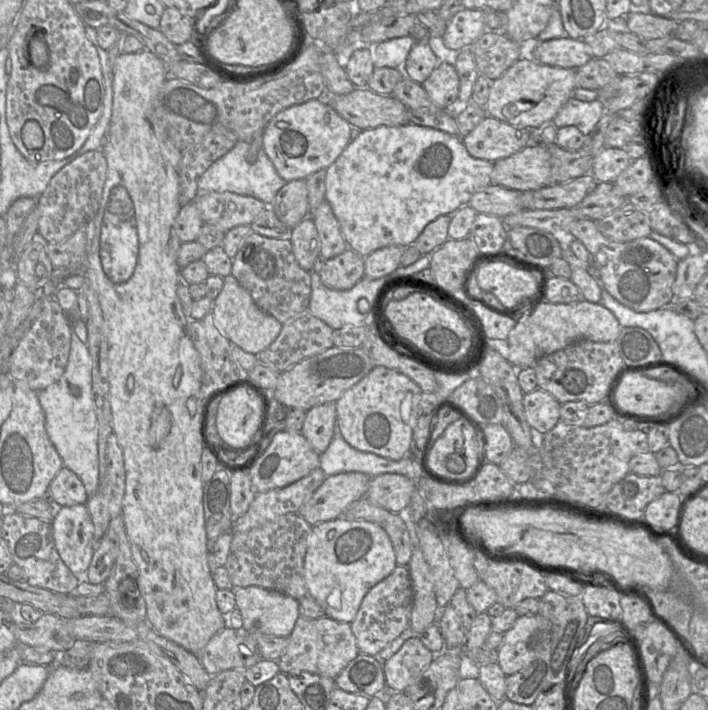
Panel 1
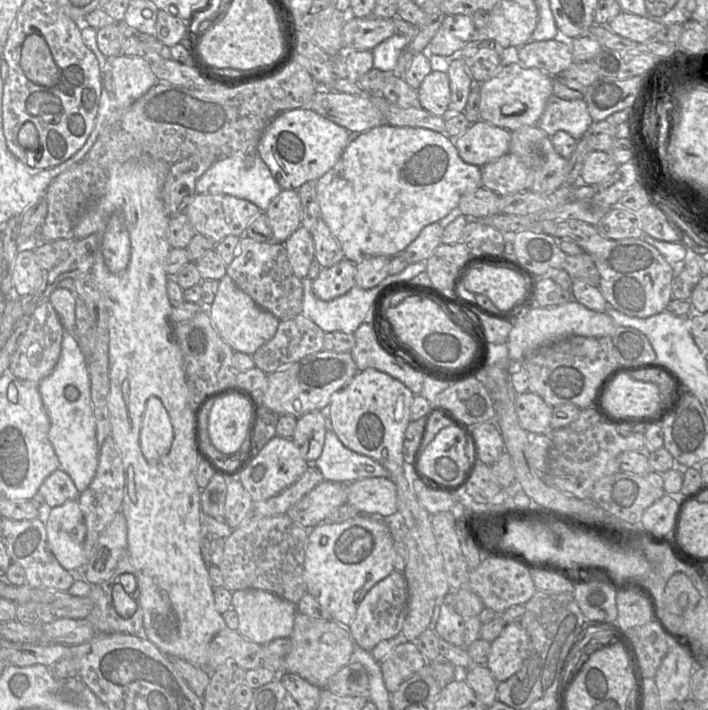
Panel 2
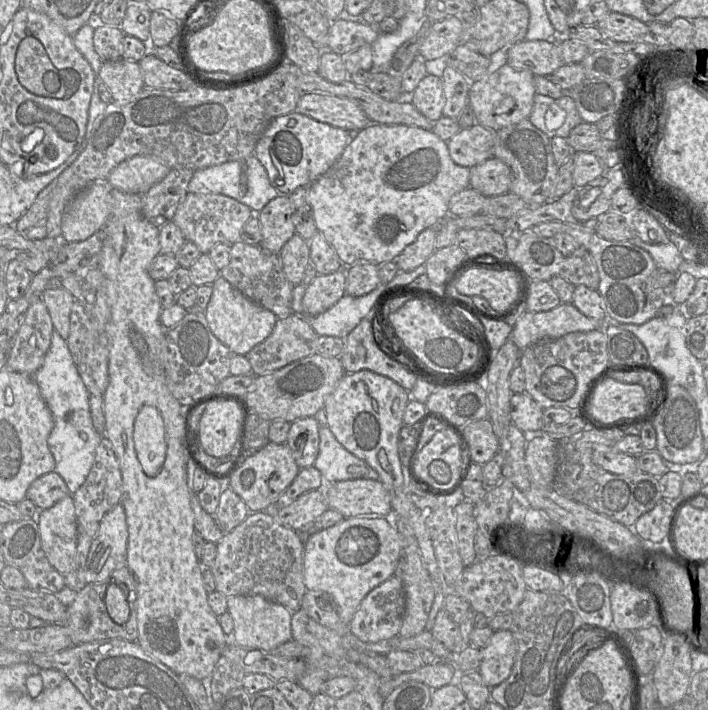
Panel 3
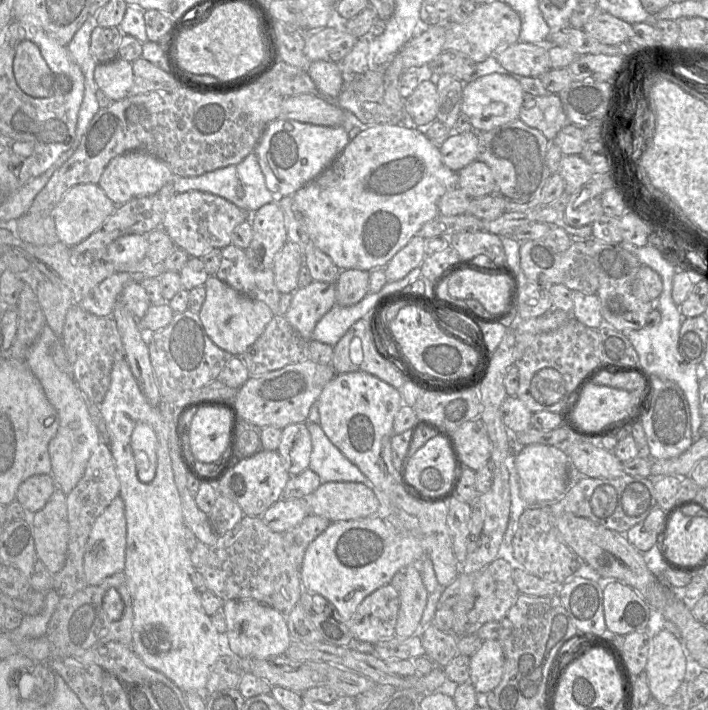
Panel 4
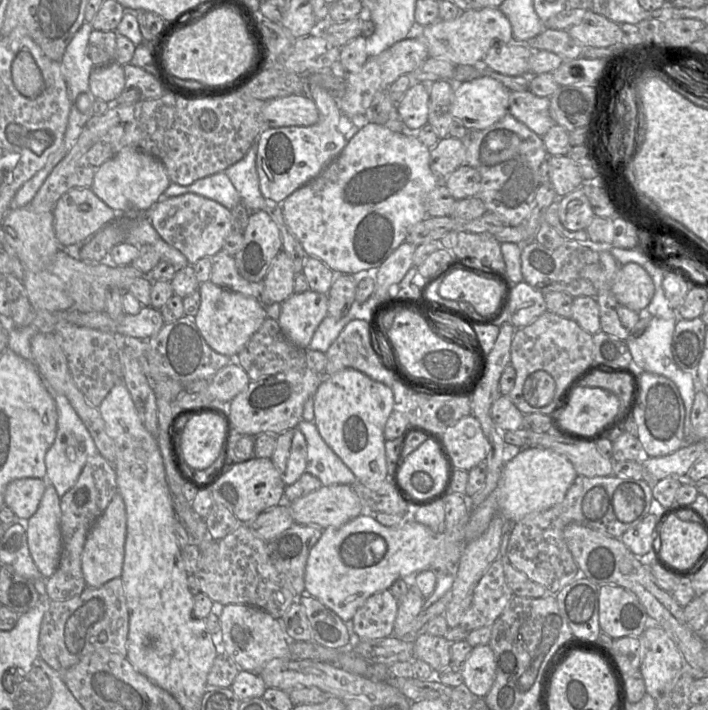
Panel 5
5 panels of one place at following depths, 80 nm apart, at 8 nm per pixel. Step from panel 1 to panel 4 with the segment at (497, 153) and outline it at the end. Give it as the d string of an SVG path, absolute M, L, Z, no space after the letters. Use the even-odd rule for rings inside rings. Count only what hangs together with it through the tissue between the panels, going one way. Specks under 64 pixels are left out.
M476 131L451 134L439 147L442 162L458 172L478 159L479 135Z

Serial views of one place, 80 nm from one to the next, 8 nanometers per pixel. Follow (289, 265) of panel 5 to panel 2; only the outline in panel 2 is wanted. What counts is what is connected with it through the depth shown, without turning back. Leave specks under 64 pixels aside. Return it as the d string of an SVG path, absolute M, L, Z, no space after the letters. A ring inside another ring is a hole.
M300 226L284 242L290 267L296 277L307 277L311 262L315 258L314 240L311 231Z

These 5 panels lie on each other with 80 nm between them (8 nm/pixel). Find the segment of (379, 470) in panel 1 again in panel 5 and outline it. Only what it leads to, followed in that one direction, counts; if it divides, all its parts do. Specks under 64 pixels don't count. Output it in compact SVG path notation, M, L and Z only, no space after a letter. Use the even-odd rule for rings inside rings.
M301 420L296 427L307 442L306 472L317 477L323 486L358 482L350 468L323 440L313 421Z

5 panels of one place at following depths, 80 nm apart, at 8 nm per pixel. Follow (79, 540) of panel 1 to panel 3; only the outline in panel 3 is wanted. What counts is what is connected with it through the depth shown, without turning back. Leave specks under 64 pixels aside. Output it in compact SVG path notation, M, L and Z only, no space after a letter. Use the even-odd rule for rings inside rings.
M72 495L39 511L36 517L45 556L50 565L65 576L74 566L78 538Z

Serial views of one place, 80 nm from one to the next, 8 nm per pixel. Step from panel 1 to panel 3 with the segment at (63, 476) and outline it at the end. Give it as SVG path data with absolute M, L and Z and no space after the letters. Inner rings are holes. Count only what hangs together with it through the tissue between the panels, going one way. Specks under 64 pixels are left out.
M55 471L34 480L26 492L26 498L39 510L48 509L69 495L66 483Z

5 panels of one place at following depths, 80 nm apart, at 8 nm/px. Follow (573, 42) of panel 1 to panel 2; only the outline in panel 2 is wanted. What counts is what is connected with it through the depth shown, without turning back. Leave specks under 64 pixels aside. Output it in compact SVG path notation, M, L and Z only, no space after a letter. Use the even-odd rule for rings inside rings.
M569 40L528 41L518 48L518 62L557 77L574 63Z

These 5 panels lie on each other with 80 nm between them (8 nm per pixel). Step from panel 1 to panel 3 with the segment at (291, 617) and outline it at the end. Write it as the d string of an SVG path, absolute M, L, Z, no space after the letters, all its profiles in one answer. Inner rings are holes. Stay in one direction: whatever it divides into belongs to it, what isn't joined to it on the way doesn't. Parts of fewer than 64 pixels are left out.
M236 595L227 598L227 612L234 622L233 640L237 645L269 652L292 640L292 612L281 604L260 595Z

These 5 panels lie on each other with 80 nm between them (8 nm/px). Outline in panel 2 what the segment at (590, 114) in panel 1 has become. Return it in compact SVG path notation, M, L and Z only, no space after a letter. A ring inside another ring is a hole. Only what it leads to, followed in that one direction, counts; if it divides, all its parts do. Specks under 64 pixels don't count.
M552 95L546 104L537 126L552 137L558 131L565 131L579 140L593 123L587 104L583 99L565 100Z

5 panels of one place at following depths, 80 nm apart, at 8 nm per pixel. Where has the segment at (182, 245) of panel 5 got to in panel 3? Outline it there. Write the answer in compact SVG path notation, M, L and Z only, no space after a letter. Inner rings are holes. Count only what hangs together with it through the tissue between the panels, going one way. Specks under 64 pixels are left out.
M188 193L178 206L172 221L182 231L187 242L193 242L201 254L207 254L218 243L240 241L246 222L255 215L248 206L221 194Z

